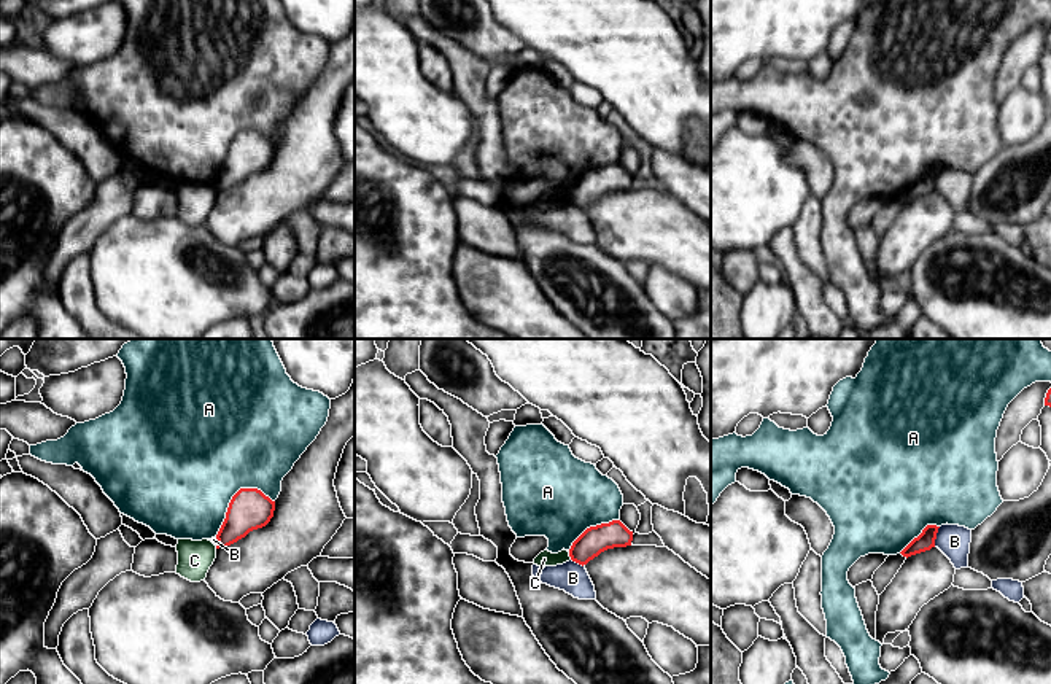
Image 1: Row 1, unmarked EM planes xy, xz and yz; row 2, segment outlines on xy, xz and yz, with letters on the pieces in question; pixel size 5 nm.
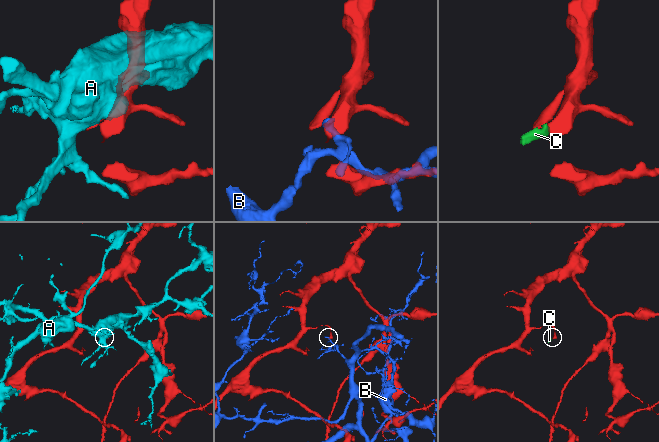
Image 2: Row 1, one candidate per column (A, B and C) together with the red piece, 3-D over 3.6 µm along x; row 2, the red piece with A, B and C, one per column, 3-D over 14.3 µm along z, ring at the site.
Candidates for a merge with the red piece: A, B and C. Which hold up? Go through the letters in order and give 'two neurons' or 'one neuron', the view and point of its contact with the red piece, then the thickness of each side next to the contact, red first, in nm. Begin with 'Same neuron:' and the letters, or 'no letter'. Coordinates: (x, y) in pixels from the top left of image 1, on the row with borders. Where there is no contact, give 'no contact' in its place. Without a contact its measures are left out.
Same neuron: no letter
A: two neurons | xy (234, 495) | 200/500 nm
B: two neurons | yz (935, 536) | 90/160 nm
C: two neurons | xz (570, 555) | 140/80 nm

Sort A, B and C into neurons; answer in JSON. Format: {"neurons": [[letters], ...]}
{"neurons": [["A"], ["B"], ["C"]]}

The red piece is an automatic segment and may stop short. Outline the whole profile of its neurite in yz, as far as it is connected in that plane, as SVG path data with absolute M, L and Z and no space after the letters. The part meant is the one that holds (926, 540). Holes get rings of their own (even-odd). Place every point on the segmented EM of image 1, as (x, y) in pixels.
M927 525L922 533L914 538L900 554L908 558L911 555L930 550L935 547L938 528L940 527L937 525Z

